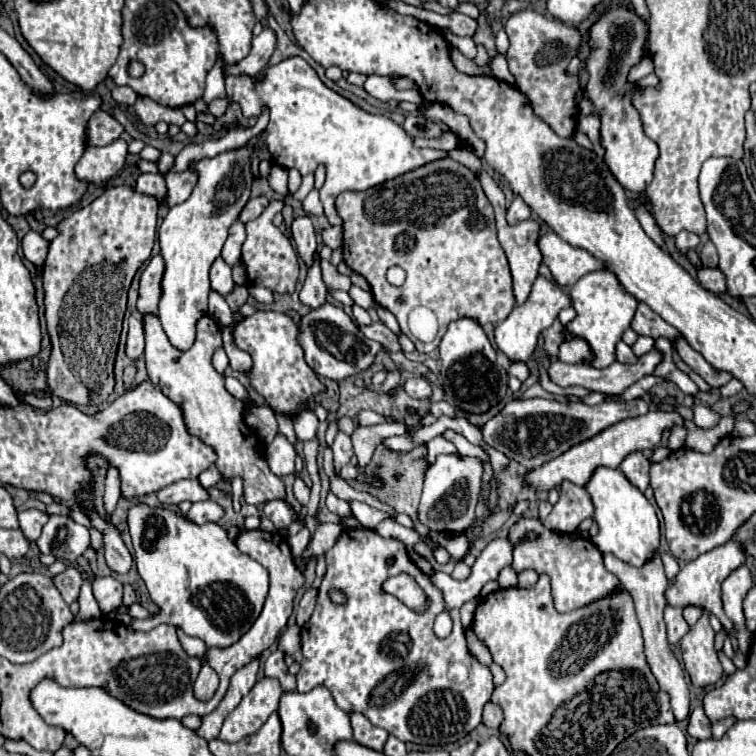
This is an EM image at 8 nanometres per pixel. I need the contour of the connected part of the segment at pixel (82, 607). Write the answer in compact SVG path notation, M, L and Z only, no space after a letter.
M82 572L83 585L81 586L78 604L79 611L75 615L75 621L88 621L89 619L98 619L102 617L98 603L93 595L92 581L89 579L89 573Z

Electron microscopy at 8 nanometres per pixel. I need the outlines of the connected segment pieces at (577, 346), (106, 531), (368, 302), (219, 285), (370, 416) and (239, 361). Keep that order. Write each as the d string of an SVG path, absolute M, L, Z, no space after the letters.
M571 339L571 341L563 341L563 345L559 347L559 359L563 363L579 363L585 359L591 359L591 349L585 341L581 339Z
M91 513L89 515L91 521L93 521L93 527L99 529L103 533L103 543L105 543L105 559L107 559L107 565L117 571L117 573L127 573L131 569L131 553L127 551L119 531L107 521L107 519L101 519L97 513Z
M355 285L349 289L349 297L353 299L353 303L361 305L363 309L371 309L371 307L375 307L373 295L371 295L369 291L365 291L365 289L359 289L359 287L355 287Z
M219 257L211 267L211 289L225 297L233 291L233 287L235 287L235 283L231 277L231 267Z
M361 411L357 421L359 425L375 425L375 423L393 423L395 419L391 415L377 415L373 411Z
M229 325L229 327L223 329L223 347L225 347L227 357L231 361L231 369L233 371L247 371L251 367L251 357L245 351L241 351L241 349L235 347L231 331L233 331L233 325Z

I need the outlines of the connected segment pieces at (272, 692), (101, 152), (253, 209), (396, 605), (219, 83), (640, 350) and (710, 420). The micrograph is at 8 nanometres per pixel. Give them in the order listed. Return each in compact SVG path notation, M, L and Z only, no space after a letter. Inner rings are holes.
M263 677L255 683L255 687L241 699L241 703L227 715L219 739L227 743L235 743L247 735L257 733L267 717L277 711L283 689L277 679Z
M115 139L105 147L89 145L85 149L85 155L77 163L75 173L79 179L85 179L89 183L105 183L125 165L125 159L127 159L127 141L123 139Z
M263 195L249 199L247 205L243 207L241 215L239 215L239 221L241 221L241 223L249 223L249 221L257 219L257 217L263 213L263 209L265 209L267 205L269 205L269 201L267 201L267 197L263 197Z
M343 529L339 541L327 551L327 573L319 587L319 597L315 611L309 619L309 625L303 627L303 661L297 673L297 691L309 693L313 687L327 687L335 697L335 703L347 713L363 713L373 725L385 729L401 741L411 741L417 745L443 747L449 743L461 741L467 733L471 733L481 723L483 705L491 699L493 681L487 665L479 663L467 649L465 629L459 619L459 609L451 611L453 617L453 633L445 639L437 639L433 633L433 619L437 613L445 609L441 591L433 587L427 575L411 561L407 549L397 539L383 539L373 529ZM387 557L395 559L393 567L387 567ZM409 573L417 585L425 591L429 599L429 609L423 613L415 613L405 607L395 595L389 595L381 589L385 579ZM341 591L347 597L347 605L333 605L329 593ZM401 669L419 669L413 673L413 679L387 679L389 675ZM461 669L463 673L457 675Z
M221 57L219 61L215 63L215 67L209 71L207 75L207 85L205 85L205 95L203 95L203 101L205 103L211 103L213 99L225 99L227 93L225 93L225 83L223 83L223 71L221 71Z
M639 337L637 343L633 345L633 351L635 351L637 357L641 357L641 355L645 355L649 349L653 349L653 347L655 347L655 341L653 341L651 337Z
M695 403L695 405L691 407L691 411L693 411L693 423L695 423L699 429L711 429L711 427L715 427L715 425L719 423L719 419L721 419L721 415L715 413L711 407L705 407L705 405L699 405L699 403Z

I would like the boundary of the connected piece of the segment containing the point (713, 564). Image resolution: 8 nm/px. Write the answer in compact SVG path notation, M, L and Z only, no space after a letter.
M727 541L725 545L697 557L695 561L689 561L675 577L673 583L669 583L667 591L665 591L665 599L667 599L667 605L673 605L673 607L701 607L709 613L713 613L715 617L719 617L719 621L723 623L723 627L730 632L733 623L729 617L725 617L725 611L723 611L723 605L721 605L721 583L727 575L731 575L741 563L745 561L745 553L743 549L735 543L735 541Z

